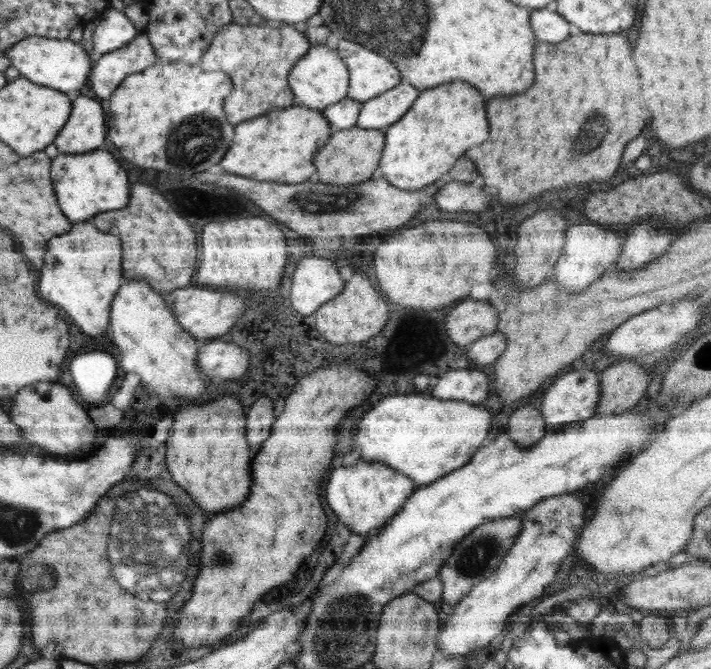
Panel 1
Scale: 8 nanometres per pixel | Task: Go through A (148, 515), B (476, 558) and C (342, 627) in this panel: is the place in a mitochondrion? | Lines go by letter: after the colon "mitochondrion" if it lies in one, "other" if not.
A: mitochondrion
B: mitochondrion
C: mitochondrion

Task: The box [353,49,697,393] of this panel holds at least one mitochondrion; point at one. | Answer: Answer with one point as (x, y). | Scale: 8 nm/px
(584, 145)

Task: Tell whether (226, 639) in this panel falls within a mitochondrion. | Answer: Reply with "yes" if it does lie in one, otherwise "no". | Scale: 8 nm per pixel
no

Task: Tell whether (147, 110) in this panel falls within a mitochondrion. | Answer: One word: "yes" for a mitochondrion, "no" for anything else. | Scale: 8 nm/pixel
no

